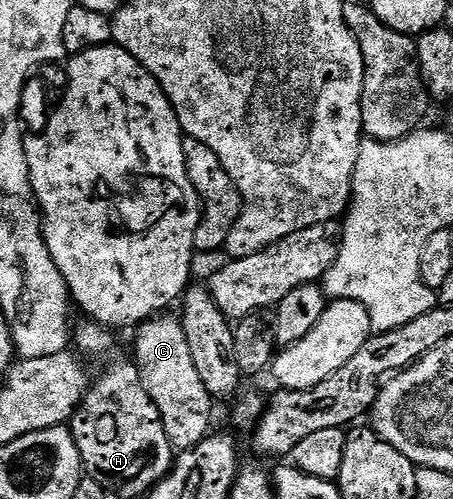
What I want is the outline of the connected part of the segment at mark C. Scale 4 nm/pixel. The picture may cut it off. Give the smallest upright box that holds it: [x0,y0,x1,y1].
[135,315,215,451]

